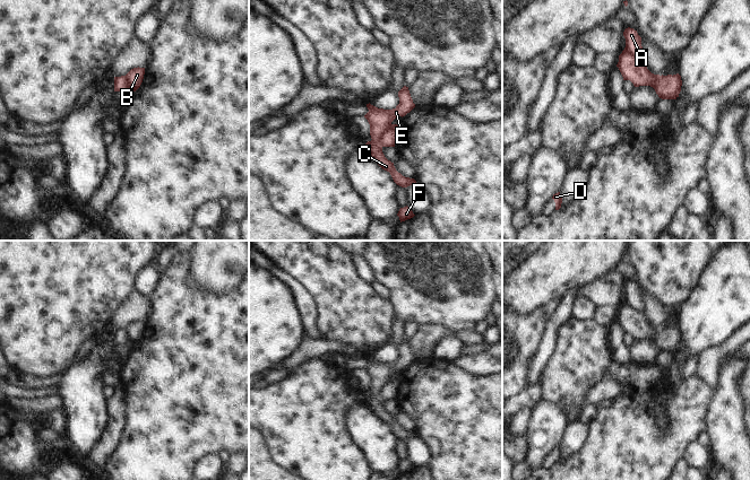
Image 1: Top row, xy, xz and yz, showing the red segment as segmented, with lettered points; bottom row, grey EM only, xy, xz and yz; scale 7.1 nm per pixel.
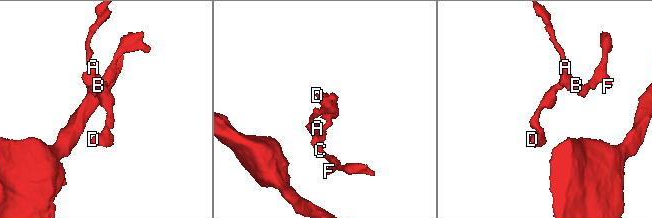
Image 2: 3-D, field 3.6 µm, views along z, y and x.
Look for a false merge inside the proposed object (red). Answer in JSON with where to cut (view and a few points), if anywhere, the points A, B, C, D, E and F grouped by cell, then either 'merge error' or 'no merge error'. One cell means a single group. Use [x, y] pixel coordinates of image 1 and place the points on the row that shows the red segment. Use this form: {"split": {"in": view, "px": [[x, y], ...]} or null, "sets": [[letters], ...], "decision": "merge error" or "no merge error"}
{"split": {"in": "xz", "px": [[390, 123], [379, 138], [381, 147]]}, "sets": [["A", "B"], ["C", "D", "E", "F"]], "decision": "merge error"}

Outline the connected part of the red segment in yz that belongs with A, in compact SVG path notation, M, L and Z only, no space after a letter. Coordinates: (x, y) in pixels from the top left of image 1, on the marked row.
M628 27L623 32L623 36L626 38L624 50L645 63L645 51L641 46L641 37L638 35L637 30Z

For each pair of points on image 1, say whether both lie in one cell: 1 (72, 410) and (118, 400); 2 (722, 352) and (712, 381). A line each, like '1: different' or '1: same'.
1: different
2: same

